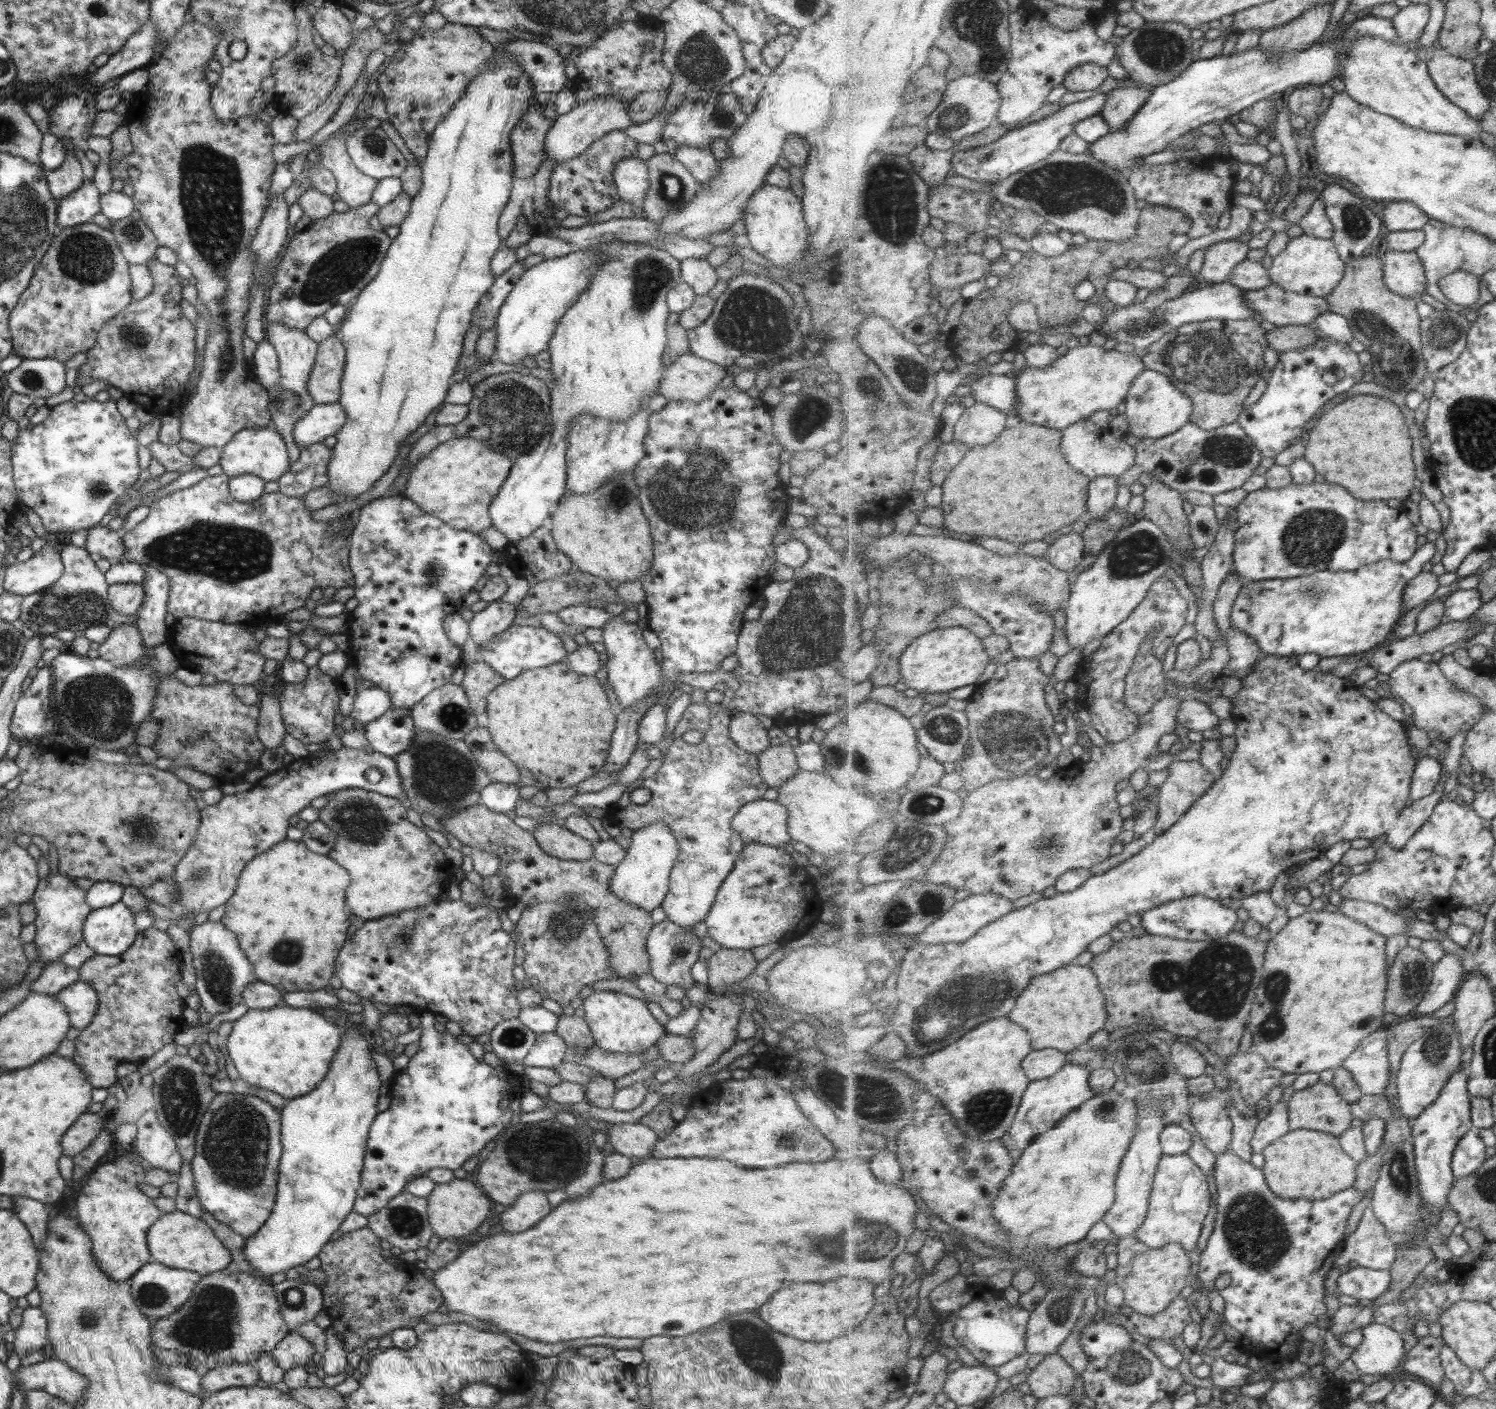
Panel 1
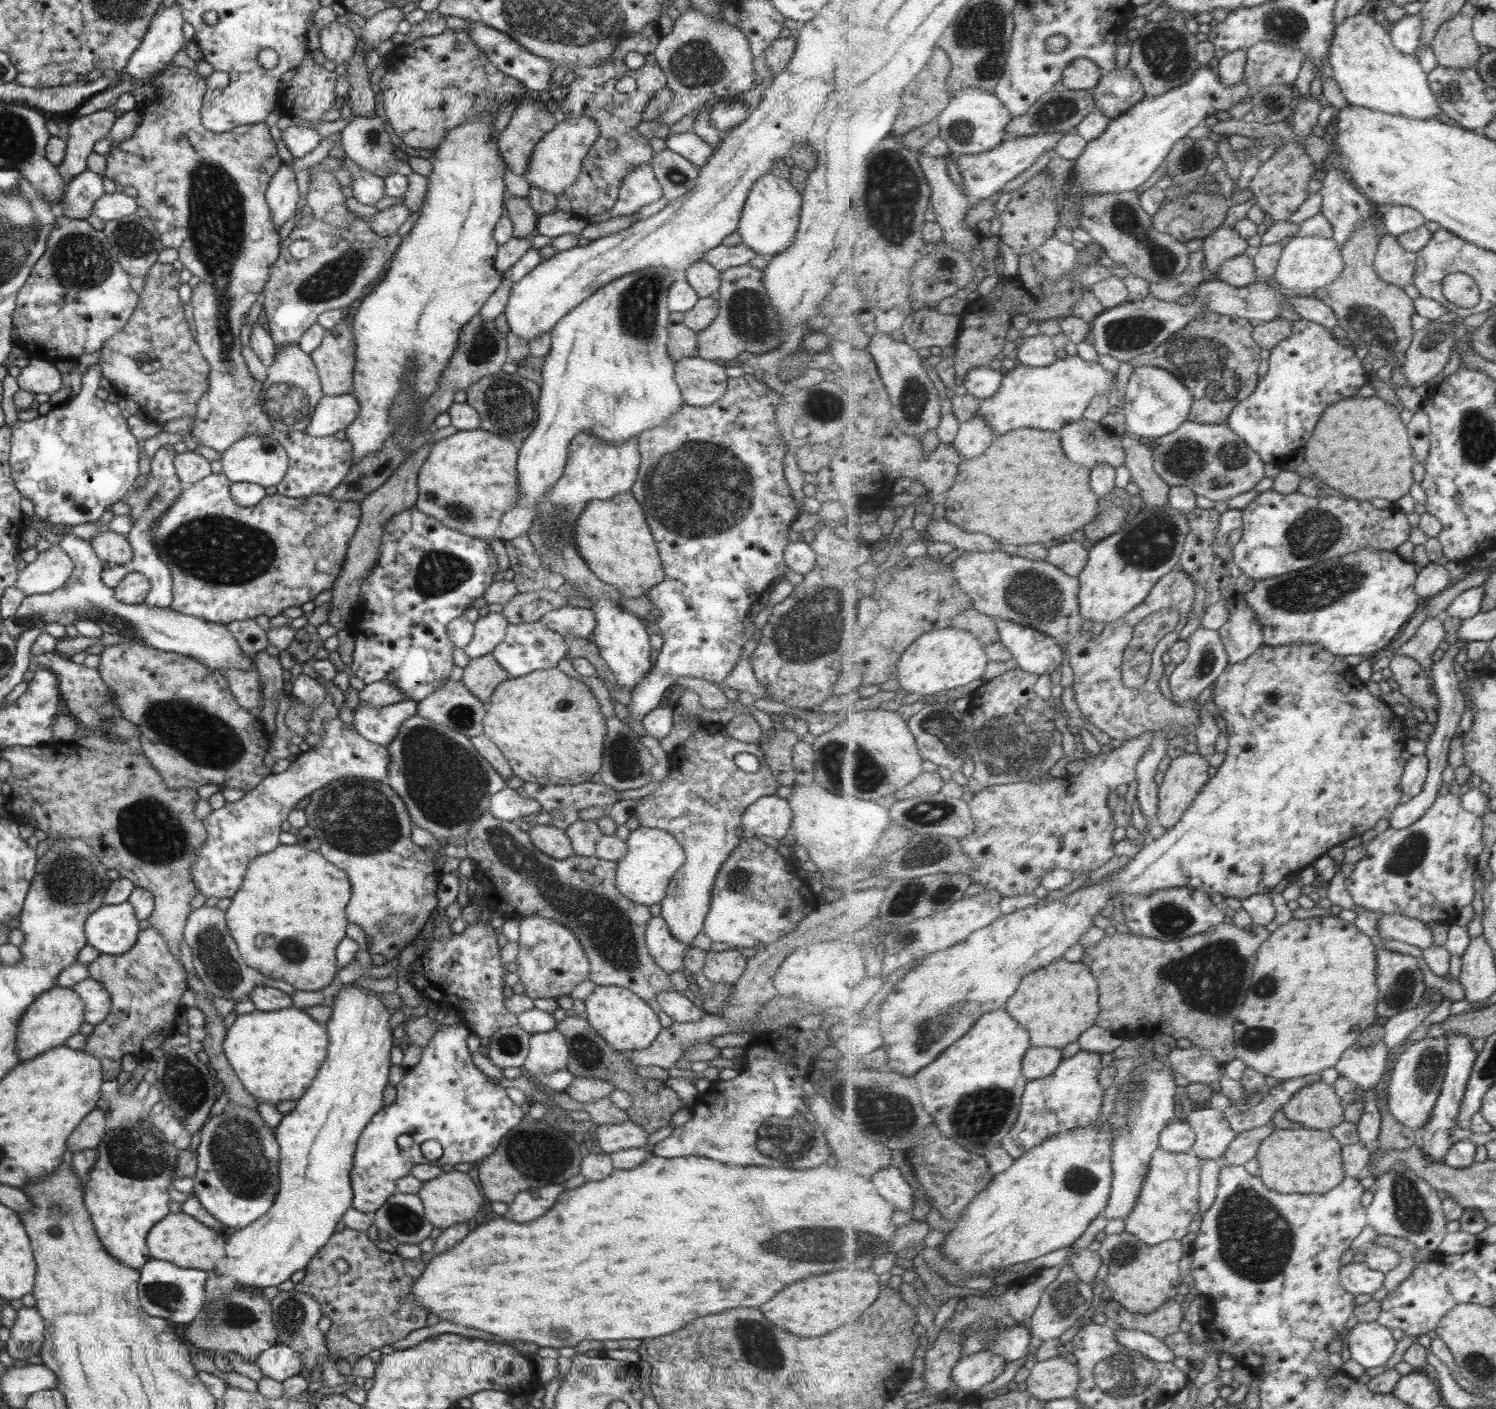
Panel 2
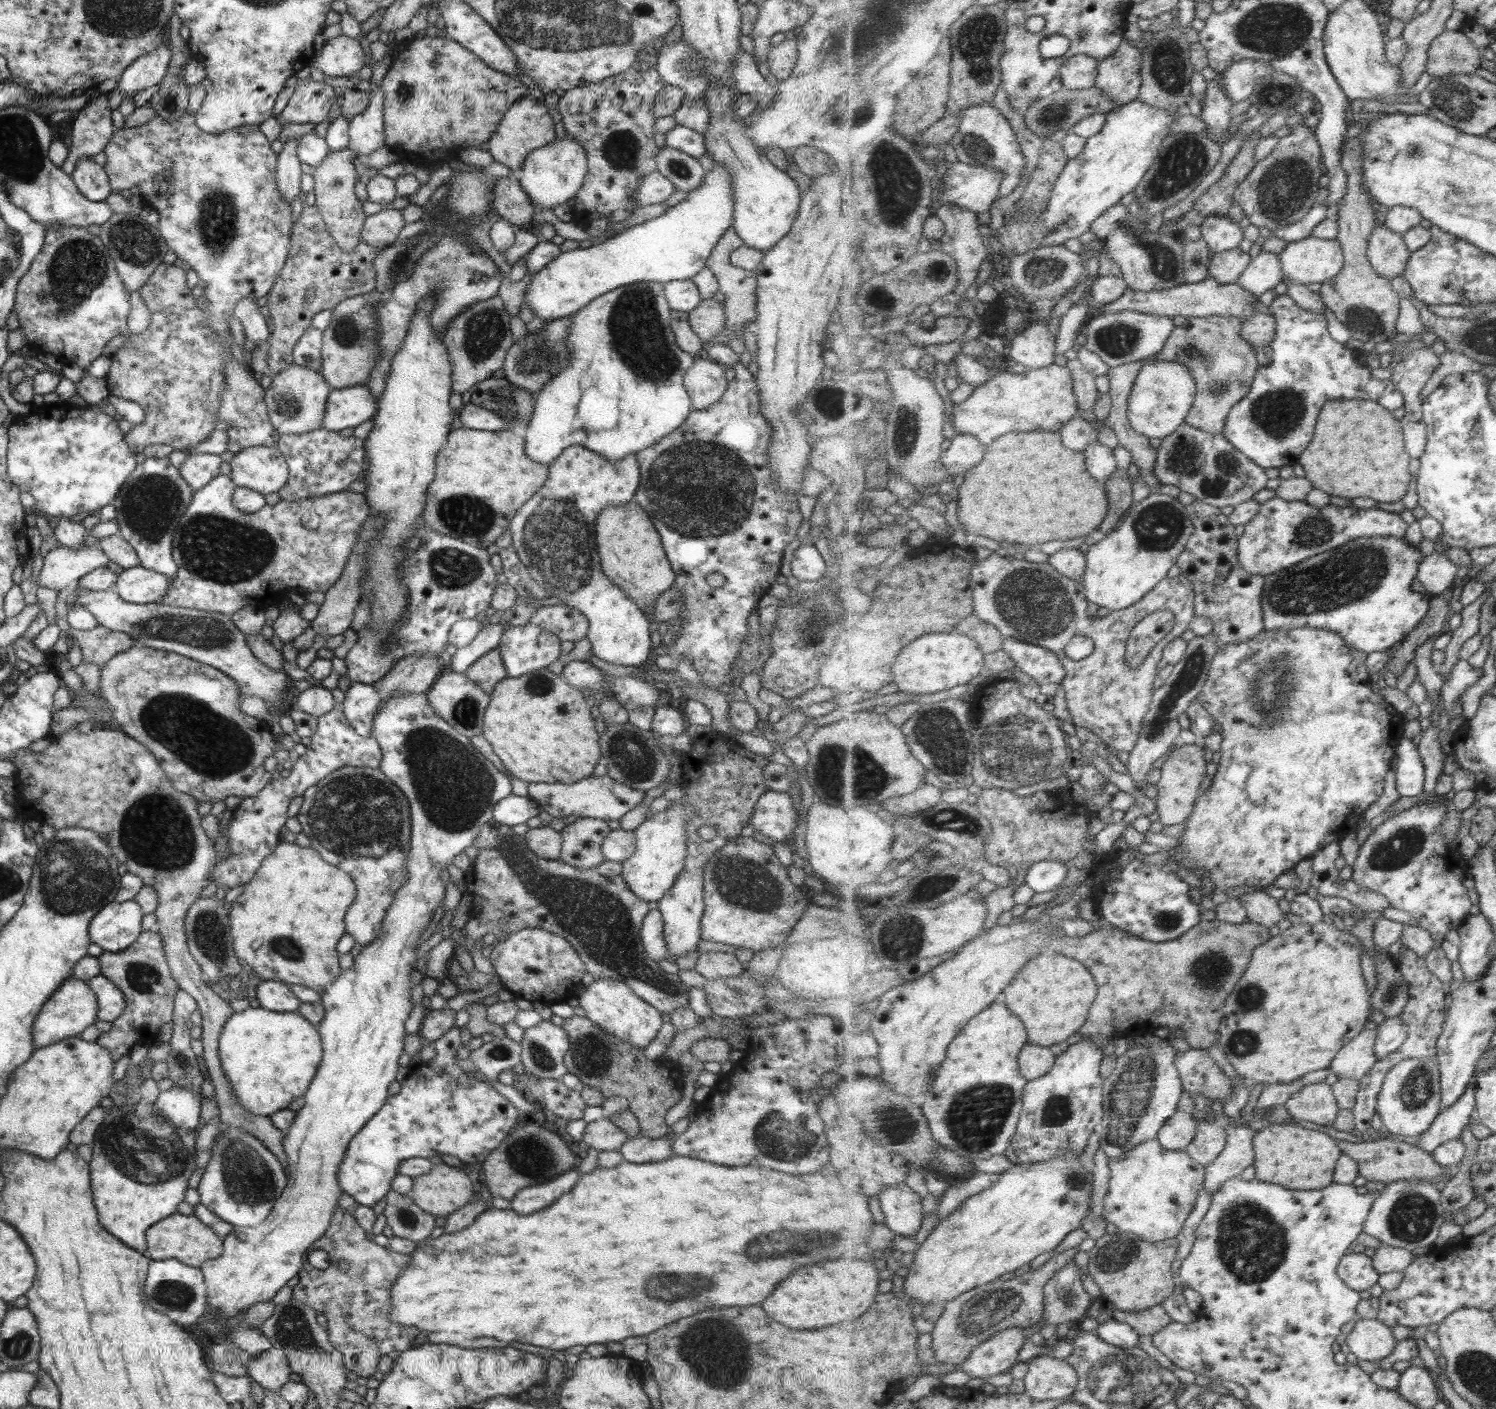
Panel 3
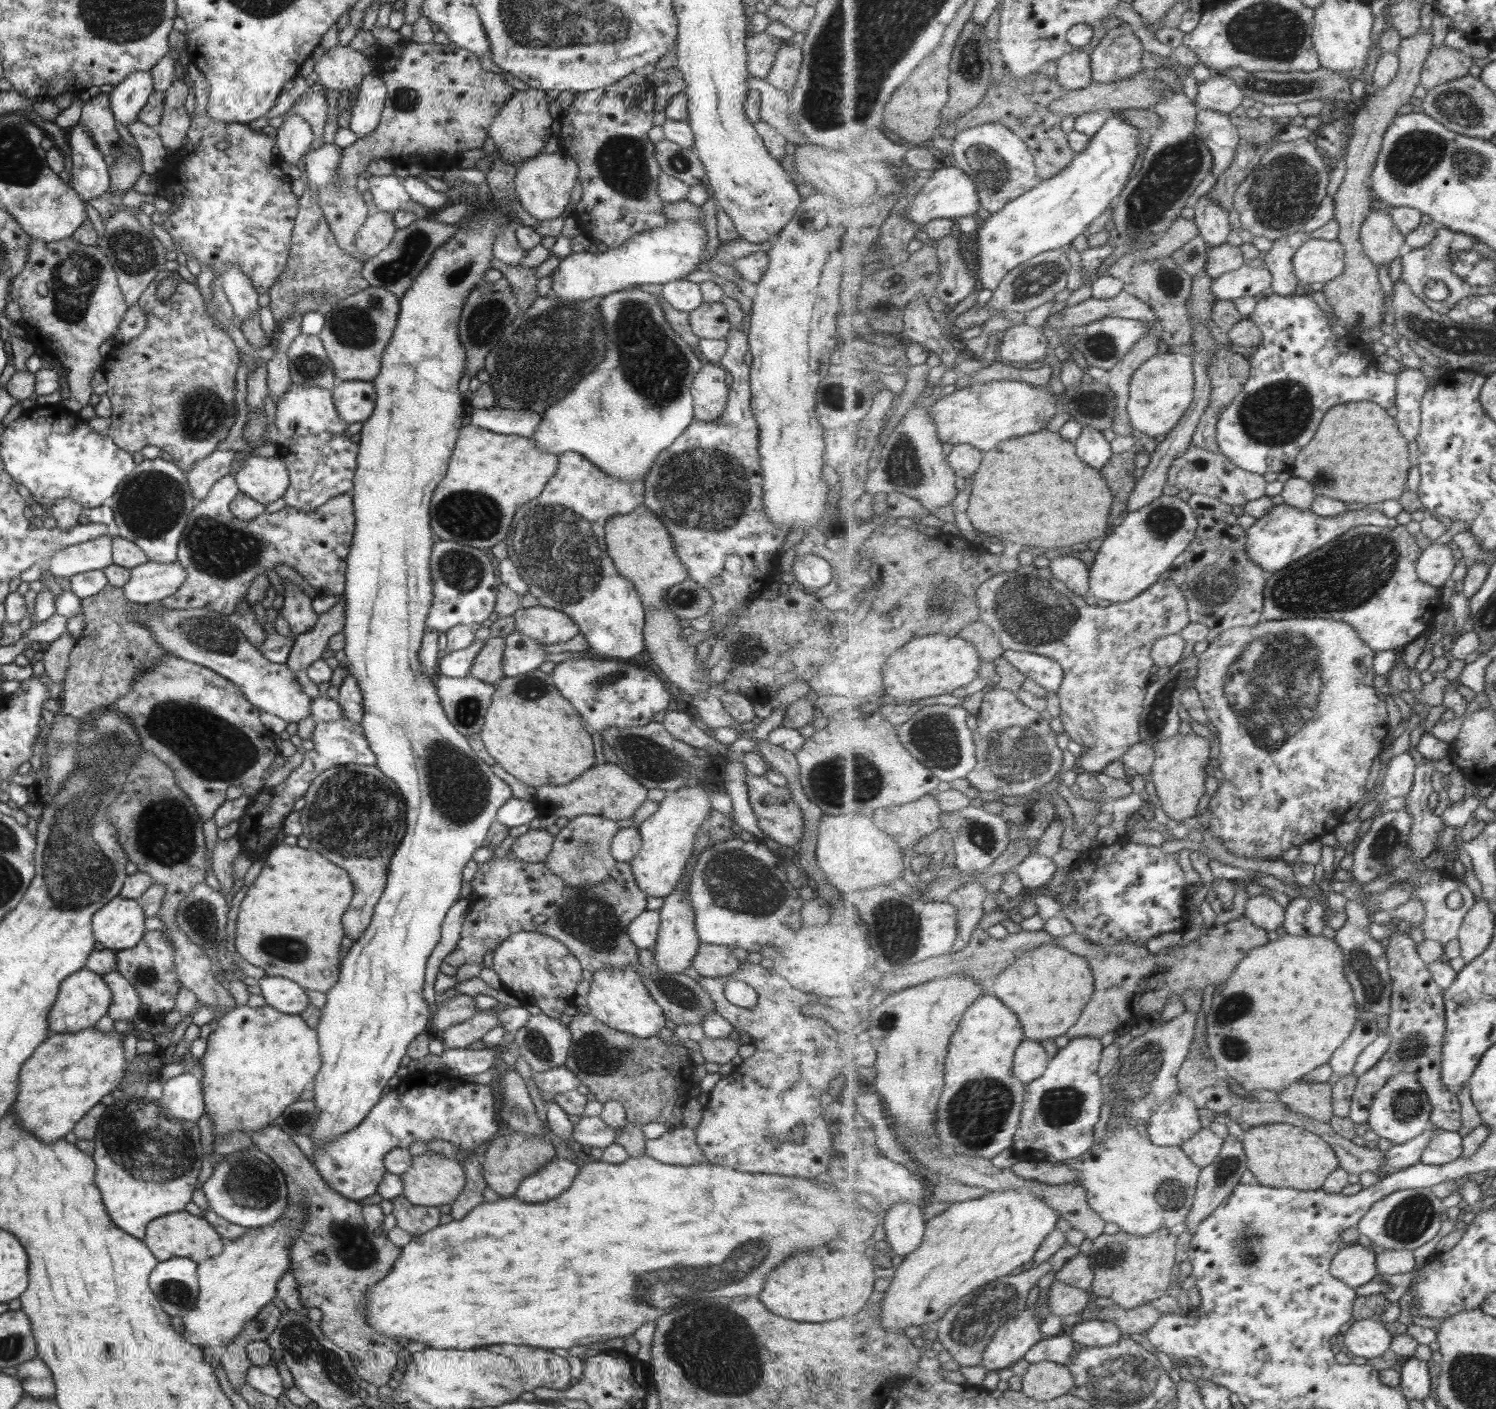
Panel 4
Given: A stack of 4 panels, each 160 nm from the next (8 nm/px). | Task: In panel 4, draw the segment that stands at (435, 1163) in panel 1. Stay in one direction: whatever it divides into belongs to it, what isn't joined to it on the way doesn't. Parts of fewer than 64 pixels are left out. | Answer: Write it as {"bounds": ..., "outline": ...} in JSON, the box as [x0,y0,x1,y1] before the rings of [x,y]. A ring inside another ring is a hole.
{"bounds":[312,1065,499,1202],"outline":[[[419,1065],[413,1066],[406,1076],[399,1080],[397,1088],[383,1090],[379,1100],[355,1128],[334,1136],[332,1141],[327,1141],[322,1147],[314,1150],[312,1165],[331,1190],[356,1202],[372,1196],[385,1172],[383,1157],[390,1148],[407,1148],[415,1140],[426,1144],[431,1138],[439,1138],[450,1142],[459,1154],[473,1150],[480,1152],[487,1141],[499,1131],[497,1116],[493,1116],[493,1095],[487,1085],[446,1077],[443,1073],[442,1078],[437,1078],[435,1073],[436,1071],[427,1072]]]}

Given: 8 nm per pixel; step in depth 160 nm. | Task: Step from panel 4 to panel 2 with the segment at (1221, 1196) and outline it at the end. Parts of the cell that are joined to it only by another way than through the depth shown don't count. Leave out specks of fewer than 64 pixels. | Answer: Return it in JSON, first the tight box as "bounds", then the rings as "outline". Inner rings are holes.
{"bounds":[1222,1125,1275,1166],"outline":[[[1266,1125],[1238,1134],[1225,1152],[1222,1166],[1225,1163],[1243,1166],[1243,1164],[1247,1164],[1247,1160],[1256,1158],[1261,1142],[1265,1137],[1269,1137],[1275,1132],[1275,1129],[1275,1126],[1271,1128],[1271,1126]]]}

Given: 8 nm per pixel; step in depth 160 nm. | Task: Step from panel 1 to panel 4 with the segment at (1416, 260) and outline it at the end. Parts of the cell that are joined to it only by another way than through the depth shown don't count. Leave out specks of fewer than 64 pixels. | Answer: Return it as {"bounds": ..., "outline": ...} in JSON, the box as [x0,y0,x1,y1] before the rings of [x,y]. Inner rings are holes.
{"bounds":[1362,211,1407,265],"outline":[[[1373,211],[1362,224],[1362,243],[1367,256],[1376,265],[1387,265],[1401,258],[1407,247],[1406,235],[1398,229],[1390,214]]]}

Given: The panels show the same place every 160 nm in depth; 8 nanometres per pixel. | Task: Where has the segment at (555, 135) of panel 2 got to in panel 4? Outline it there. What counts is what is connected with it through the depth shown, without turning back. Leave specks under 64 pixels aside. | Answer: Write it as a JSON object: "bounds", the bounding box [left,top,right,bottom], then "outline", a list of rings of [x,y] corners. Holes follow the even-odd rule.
{"bounds":[514,151,577,220],"outline":[[[564,151],[539,153],[525,159],[514,175],[514,194],[519,206],[536,220],[553,220],[563,214],[569,202],[569,193],[577,179],[577,165]]]}

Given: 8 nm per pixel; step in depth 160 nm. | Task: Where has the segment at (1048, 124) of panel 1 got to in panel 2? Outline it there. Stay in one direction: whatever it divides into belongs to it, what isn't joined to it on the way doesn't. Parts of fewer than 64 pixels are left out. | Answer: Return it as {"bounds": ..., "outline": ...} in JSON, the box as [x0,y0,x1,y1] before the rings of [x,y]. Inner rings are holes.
{"bounds":[958,132,1067,199],"outline":[[[1046,132],[1045,134],[1036,134],[1035,136],[1019,135],[1017,137],[1007,137],[997,146],[997,148],[989,152],[982,152],[981,154],[961,155],[958,160],[958,171],[963,177],[964,193],[970,199],[991,198],[993,194],[997,194],[1007,182],[1011,182],[1017,178],[1019,174],[1023,174],[1027,168],[1037,162],[1037,158],[1051,150],[1053,146],[1057,146],[1058,142],[1062,140],[1063,135],[1067,132]]]}

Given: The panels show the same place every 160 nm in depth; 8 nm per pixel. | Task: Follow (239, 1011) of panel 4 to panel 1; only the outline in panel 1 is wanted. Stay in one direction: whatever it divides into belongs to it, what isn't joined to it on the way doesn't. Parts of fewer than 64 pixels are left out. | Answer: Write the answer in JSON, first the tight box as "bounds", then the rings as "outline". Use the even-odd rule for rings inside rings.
{"bounds":[227,1005,339,1098],"outline":[[[285,1005],[271,1010],[248,1009],[233,1022],[227,1038],[227,1056],[241,1080],[248,1086],[275,1092],[282,1098],[297,1098],[311,1092],[329,1070],[329,1062],[339,1048],[338,1023],[323,1020],[316,1009]]]}

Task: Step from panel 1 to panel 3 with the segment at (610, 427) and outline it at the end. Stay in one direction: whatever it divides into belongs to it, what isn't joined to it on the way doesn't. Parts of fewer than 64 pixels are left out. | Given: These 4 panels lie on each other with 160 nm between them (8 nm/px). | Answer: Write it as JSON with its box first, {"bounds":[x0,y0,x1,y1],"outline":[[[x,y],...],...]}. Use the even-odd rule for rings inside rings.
{"bounds":[507,444,652,668],"outline":[[[579,444],[568,446],[561,454],[548,464],[548,475],[539,490],[528,498],[511,518],[507,532],[511,534],[511,544],[521,565],[525,565],[527,575],[559,602],[577,610],[587,620],[587,640],[591,653],[599,660],[619,666],[637,668],[645,662],[652,652],[649,632],[652,621],[635,603],[625,597],[617,586],[603,576],[599,568],[599,556],[595,548],[595,519],[603,508],[617,507],[629,503],[637,490],[640,472],[638,471],[636,454],[628,454],[625,458],[614,462],[583,448]]]}

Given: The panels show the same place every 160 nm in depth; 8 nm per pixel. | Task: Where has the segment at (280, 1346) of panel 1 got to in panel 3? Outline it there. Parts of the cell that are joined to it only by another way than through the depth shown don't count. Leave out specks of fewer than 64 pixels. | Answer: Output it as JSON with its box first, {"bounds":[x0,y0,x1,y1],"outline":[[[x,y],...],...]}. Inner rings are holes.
{"bounds":[244,1347,291,1392],"outline":[[[271,1347],[254,1358],[246,1357],[244,1363],[250,1380],[271,1392],[278,1392],[291,1373],[286,1354],[279,1347]]]}

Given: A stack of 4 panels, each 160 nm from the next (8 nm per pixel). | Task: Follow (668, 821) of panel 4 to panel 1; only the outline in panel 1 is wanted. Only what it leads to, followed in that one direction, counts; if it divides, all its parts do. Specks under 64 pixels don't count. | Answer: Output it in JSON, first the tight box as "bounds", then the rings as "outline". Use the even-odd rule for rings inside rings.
{"bounds":[608,822,678,912],"outline":[[[662,822],[634,830],[622,862],[613,866],[614,871],[609,879],[608,889],[620,901],[651,912],[657,906],[661,906],[667,894],[669,873],[678,854],[678,844]]]}

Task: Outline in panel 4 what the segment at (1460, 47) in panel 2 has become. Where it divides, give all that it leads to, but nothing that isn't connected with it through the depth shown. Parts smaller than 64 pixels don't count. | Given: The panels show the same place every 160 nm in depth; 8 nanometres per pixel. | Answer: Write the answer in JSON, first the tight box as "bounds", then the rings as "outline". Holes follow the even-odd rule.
{"bounds":[1421,44,1473,91],"outline":[[[1442,44],[1431,50],[1426,65],[1422,69],[1421,86],[1428,91],[1469,75],[1469,68],[1473,66],[1467,50],[1460,52]]]}

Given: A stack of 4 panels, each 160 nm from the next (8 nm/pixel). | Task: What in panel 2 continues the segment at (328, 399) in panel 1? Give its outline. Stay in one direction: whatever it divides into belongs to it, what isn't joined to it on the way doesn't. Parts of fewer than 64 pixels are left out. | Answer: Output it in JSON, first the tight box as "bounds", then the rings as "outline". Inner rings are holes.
{"bounds":[310,316,355,395],"outline":[[[345,316],[335,326],[325,329],[319,346],[310,352],[324,395],[351,392],[355,347],[352,322]]]}

